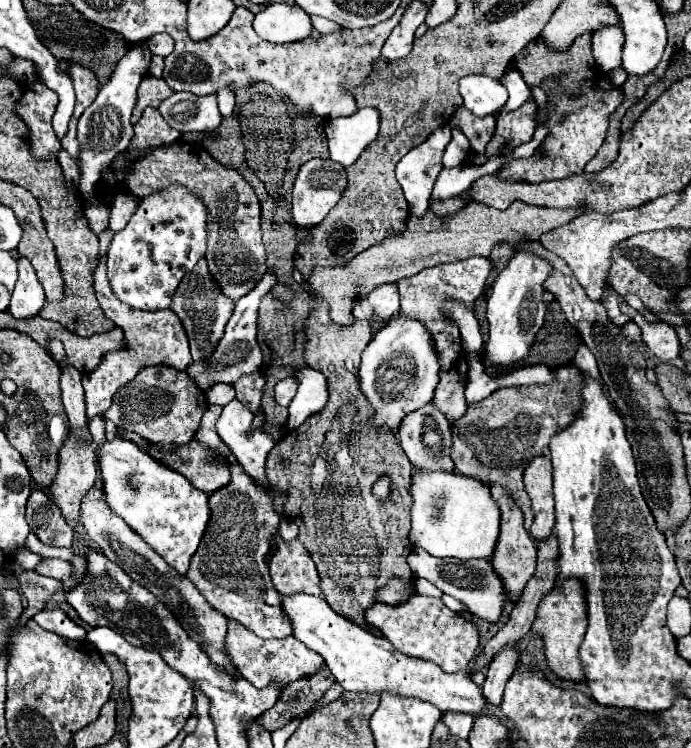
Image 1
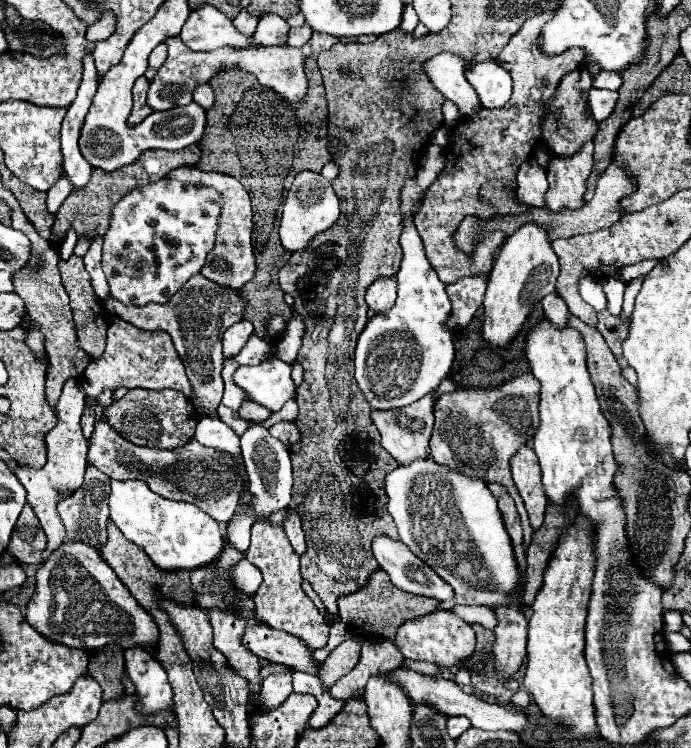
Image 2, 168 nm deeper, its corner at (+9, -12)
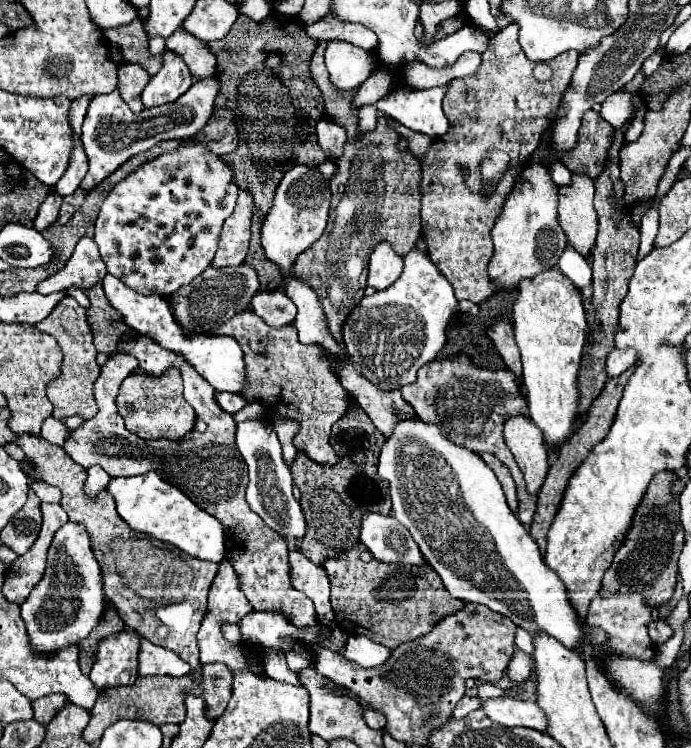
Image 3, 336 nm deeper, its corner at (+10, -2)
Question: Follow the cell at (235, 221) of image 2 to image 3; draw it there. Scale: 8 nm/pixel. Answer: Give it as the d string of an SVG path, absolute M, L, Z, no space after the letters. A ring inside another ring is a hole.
M240 190L238 204L224 222L220 242L218 242L218 252L212 262L214 268L240 266L244 262L248 252L248 242L250 242L252 206L254 206L252 196L246 190Z

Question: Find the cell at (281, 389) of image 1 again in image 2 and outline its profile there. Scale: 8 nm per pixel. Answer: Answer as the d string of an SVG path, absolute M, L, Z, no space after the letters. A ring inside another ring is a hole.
M253 400L251 402L245 402L243 408L239 410L239 416L243 416L245 420L253 420L253 422L263 422L267 418L271 418L271 410L269 408L263 408L261 404L255 404Z

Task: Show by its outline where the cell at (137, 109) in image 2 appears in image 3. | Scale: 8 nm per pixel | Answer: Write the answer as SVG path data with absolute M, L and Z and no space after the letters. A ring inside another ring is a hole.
M122 62L118 66L118 76L120 76L120 96L122 100L128 104L128 108L132 112L142 112L142 102L140 102L140 92L144 90L144 86L150 82L148 72L138 66L138 64L130 64L130 62Z

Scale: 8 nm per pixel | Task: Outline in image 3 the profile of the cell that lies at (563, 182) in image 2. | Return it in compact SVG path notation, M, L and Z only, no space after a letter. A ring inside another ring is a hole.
M572 174L572 184L568 188L560 188L560 192L558 192L560 226L568 238L568 246L574 248L584 258L588 258L592 254L596 232L598 232L598 218L596 218L596 210L592 206L592 198L594 198L594 184L584 174Z

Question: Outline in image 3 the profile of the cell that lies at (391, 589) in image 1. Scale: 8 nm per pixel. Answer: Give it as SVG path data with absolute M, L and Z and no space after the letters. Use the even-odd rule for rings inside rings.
M358 542L346 554L342 554L338 558L326 558L322 562L322 566L330 574L330 582L332 582L330 604L332 604L334 616L336 616L336 624L348 636L364 634L366 638L370 638L370 640L386 646L386 648L396 648L402 642L410 642L410 640L418 638L420 634L428 634L430 628L442 616L454 614L454 612L458 612L464 606L462 600L452 598L450 594L446 594L446 588L442 586L442 580L438 578L438 574L430 566L418 568L418 566L384 564L384 562L378 562L376 558L372 558L370 562L364 562L362 560L362 552L364 550L366 550L366 546L362 542Z

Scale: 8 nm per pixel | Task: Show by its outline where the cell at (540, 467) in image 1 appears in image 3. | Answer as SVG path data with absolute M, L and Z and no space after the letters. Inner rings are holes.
M526 414L508 418L504 424L504 442L518 462L526 488L530 494L538 494L546 474L548 474L548 450L542 442L542 432Z

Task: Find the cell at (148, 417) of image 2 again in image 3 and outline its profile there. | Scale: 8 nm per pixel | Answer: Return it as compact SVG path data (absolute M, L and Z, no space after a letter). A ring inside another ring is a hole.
M170 368L160 376L130 374L118 392L116 406L126 422L126 428L144 440L180 440L184 438L196 422L194 408L182 396L182 376L178 368Z

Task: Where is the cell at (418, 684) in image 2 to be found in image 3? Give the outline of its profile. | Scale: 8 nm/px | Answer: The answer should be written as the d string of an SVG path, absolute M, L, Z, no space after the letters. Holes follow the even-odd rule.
M502 696L496 700L484 700L482 708L490 720L502 726L526 726L538 732L548 730L546 714L542 714L536 702L524 702L510 696Z

